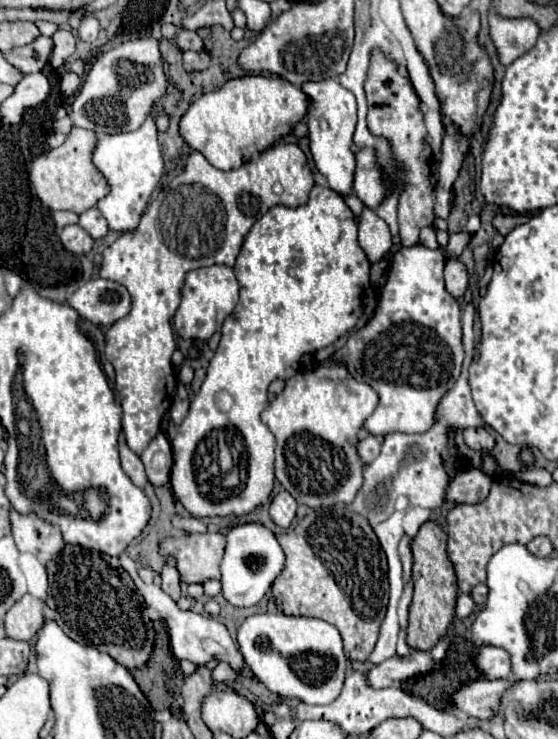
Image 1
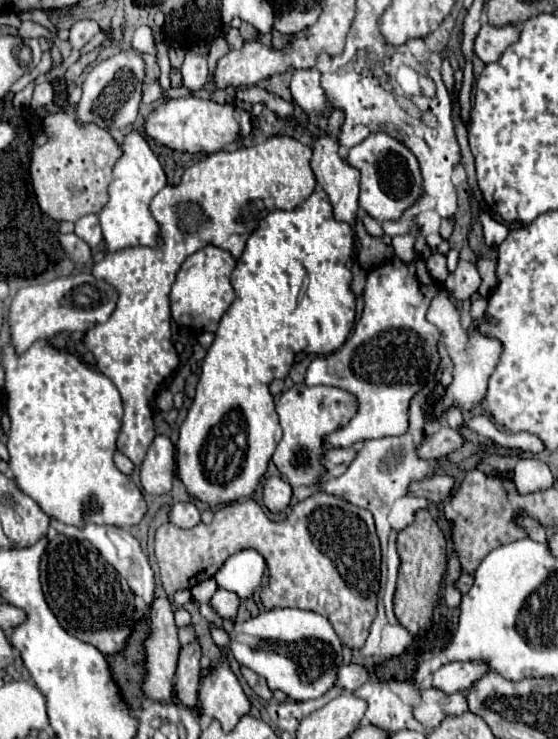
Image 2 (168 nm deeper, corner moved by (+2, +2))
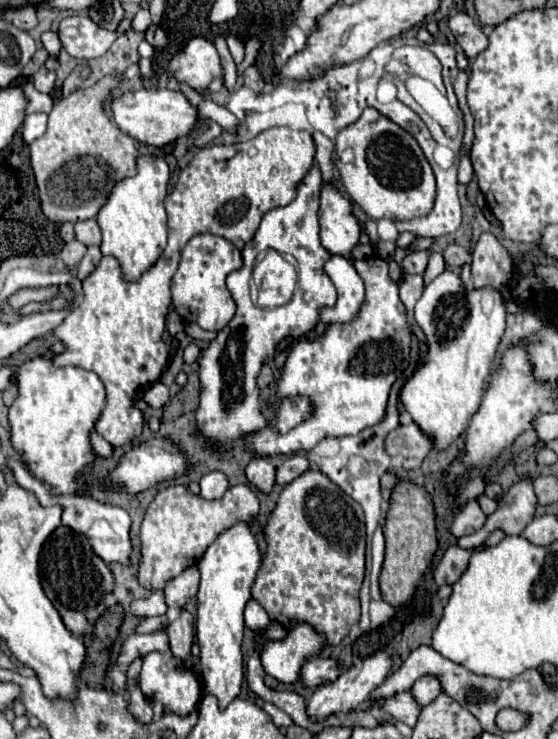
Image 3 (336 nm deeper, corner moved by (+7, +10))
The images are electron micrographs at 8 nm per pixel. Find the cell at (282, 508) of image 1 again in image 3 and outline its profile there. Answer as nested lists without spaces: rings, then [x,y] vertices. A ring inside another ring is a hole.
[[[266,457],[252,459],[246,467],[246,477],[254,487],[268,493],[276,483],[276,467]]]

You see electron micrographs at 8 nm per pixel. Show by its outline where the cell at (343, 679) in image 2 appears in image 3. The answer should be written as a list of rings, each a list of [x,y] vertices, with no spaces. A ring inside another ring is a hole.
[[[312,657],[300,667],[300,683],[304,687],[318,687],[322,683],[334,681],[340,675],[340,667],[336,659],[324,659],[324,657]]]

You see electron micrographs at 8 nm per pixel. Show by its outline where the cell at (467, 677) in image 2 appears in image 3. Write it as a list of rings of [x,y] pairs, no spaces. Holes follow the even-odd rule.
[[[420,677],[420,681],[416,681],[410,691],[416,703],[420,707],[426,707],[440,695],[440,681],[436,681],[436,677]]]

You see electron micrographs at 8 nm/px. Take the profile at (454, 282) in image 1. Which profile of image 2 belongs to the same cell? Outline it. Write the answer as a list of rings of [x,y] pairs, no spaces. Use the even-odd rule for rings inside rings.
[[[459,261],[457,269],[453,273],[449,273],[447,281],[443,283],[443,287],[455,297],[455,299],[469,299],[477,289],[479,289],[479,273],[477,267],[469,261]]]

